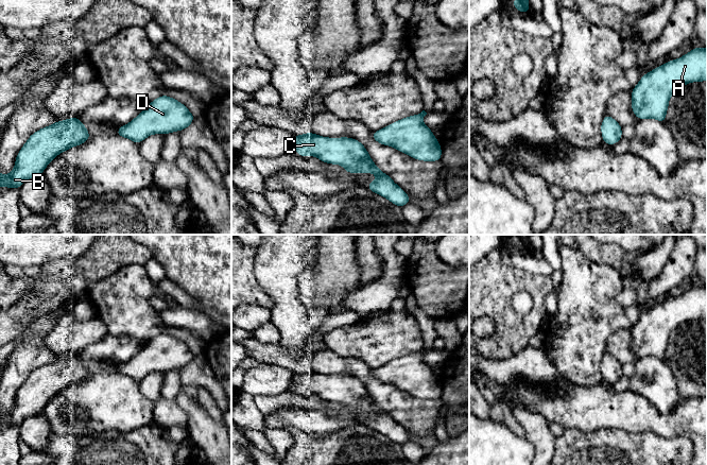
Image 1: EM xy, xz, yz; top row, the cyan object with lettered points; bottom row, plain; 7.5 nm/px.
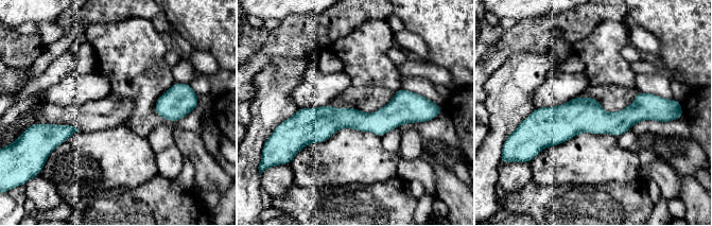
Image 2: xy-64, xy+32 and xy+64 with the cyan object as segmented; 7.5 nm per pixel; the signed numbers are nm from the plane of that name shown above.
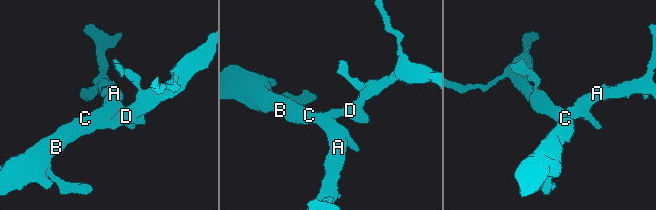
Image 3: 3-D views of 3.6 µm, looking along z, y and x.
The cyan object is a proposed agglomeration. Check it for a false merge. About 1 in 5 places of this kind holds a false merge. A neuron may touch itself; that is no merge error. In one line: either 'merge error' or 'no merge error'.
no merge error

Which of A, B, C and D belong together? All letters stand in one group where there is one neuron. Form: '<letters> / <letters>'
A B C D

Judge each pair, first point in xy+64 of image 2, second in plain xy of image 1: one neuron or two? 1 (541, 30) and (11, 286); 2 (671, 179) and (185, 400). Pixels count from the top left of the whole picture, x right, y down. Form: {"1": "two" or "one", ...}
{"1": "two", "2": "two"}

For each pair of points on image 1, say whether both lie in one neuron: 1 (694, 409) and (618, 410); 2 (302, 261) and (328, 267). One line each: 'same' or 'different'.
1: same
2: different

